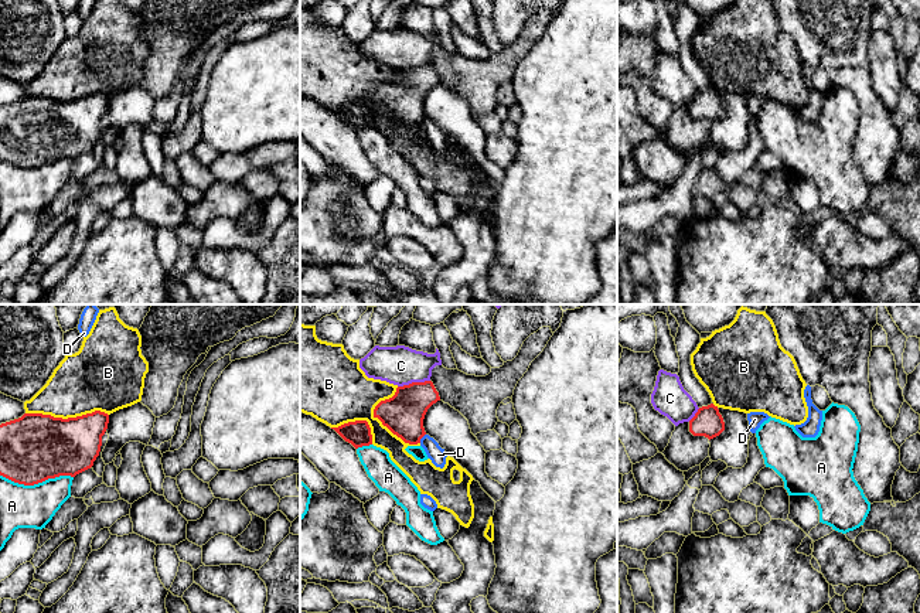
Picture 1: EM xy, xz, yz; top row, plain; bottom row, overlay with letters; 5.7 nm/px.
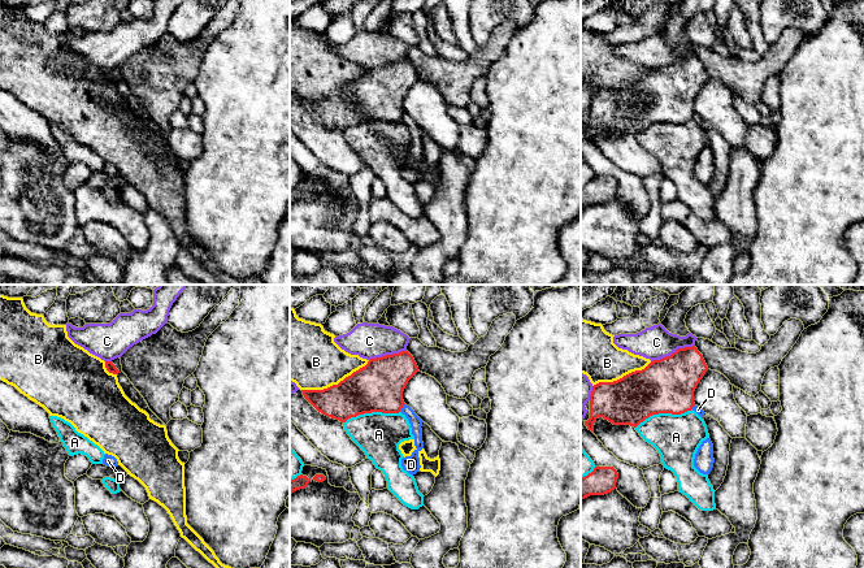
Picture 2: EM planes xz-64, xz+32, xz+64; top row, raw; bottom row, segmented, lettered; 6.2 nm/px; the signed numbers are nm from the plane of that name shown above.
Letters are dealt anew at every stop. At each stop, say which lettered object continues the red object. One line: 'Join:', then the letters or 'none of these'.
Join: none of these

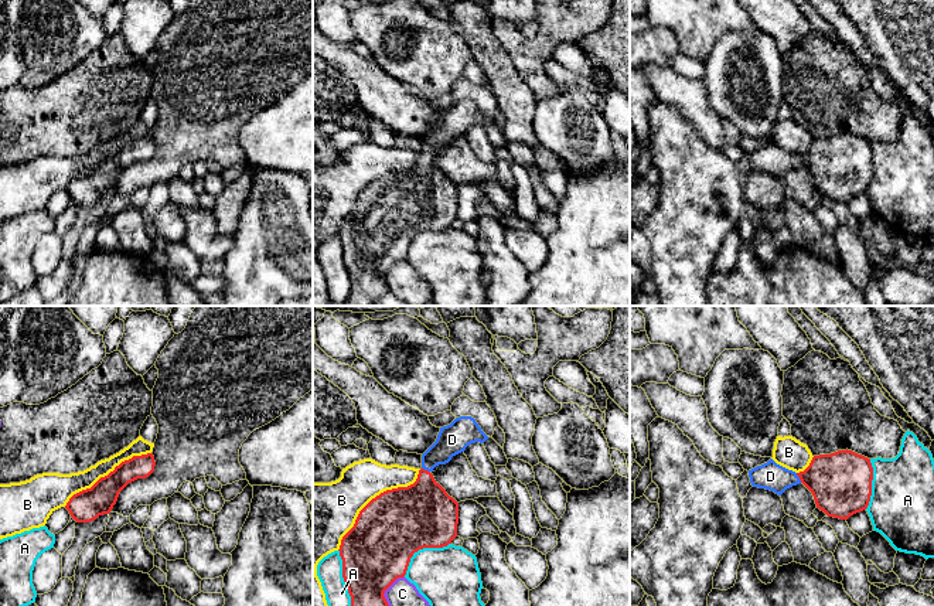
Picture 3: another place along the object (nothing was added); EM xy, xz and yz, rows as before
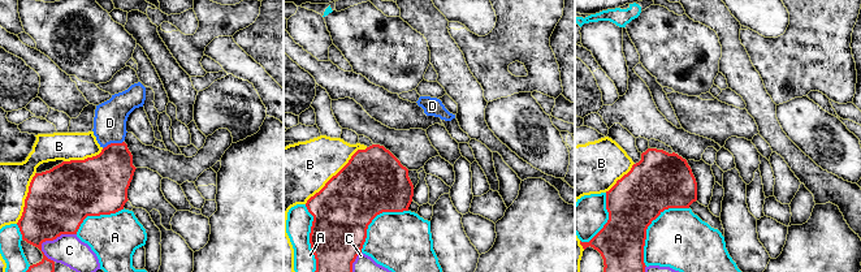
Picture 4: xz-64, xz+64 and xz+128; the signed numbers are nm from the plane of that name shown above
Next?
Join: D

